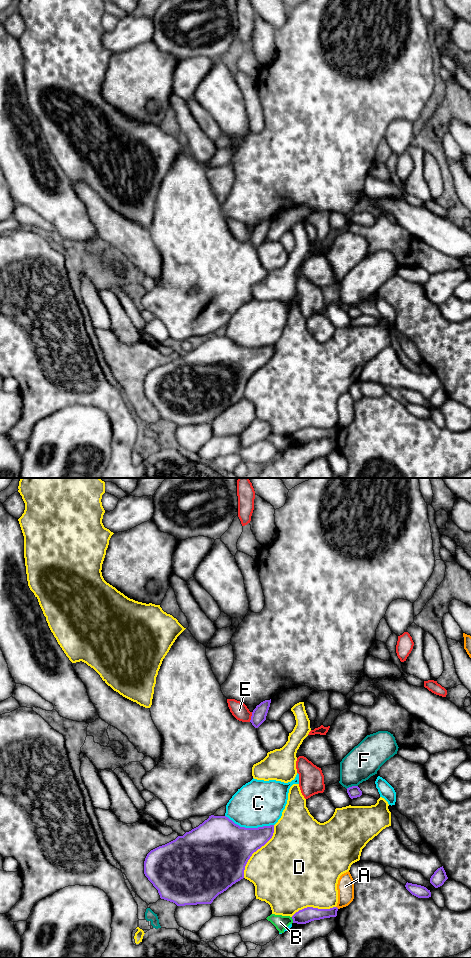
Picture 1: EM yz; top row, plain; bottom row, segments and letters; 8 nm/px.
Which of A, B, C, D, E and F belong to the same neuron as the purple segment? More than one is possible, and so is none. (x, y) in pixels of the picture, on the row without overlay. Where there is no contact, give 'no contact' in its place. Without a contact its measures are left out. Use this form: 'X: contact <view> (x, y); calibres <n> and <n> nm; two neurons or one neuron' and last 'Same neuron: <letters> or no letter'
A: no contact; two neurons
B: contact yz (293, 440); calibres 120 and 110 nm; two neurons
C: contact yz (249, 348); calibres 420 and 380 nm; two neurons
D: contact yz (256, 370); calibres 420 and 480 nm; two neurons
E: contact yz (251, 237); calibres 120 and 140 nm; two neurons
F: contact yz (352, 306); calibres 90 and 280 nm; two neurons
Same neuron: no letter

